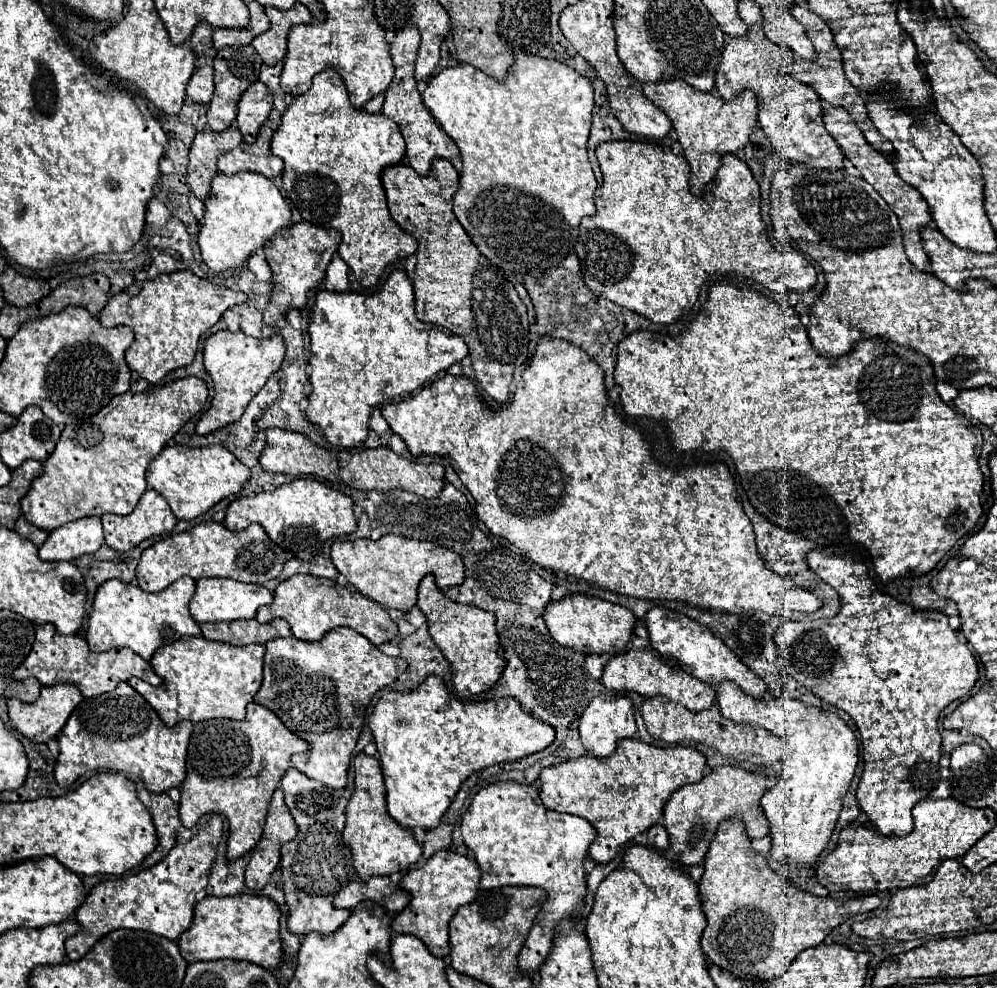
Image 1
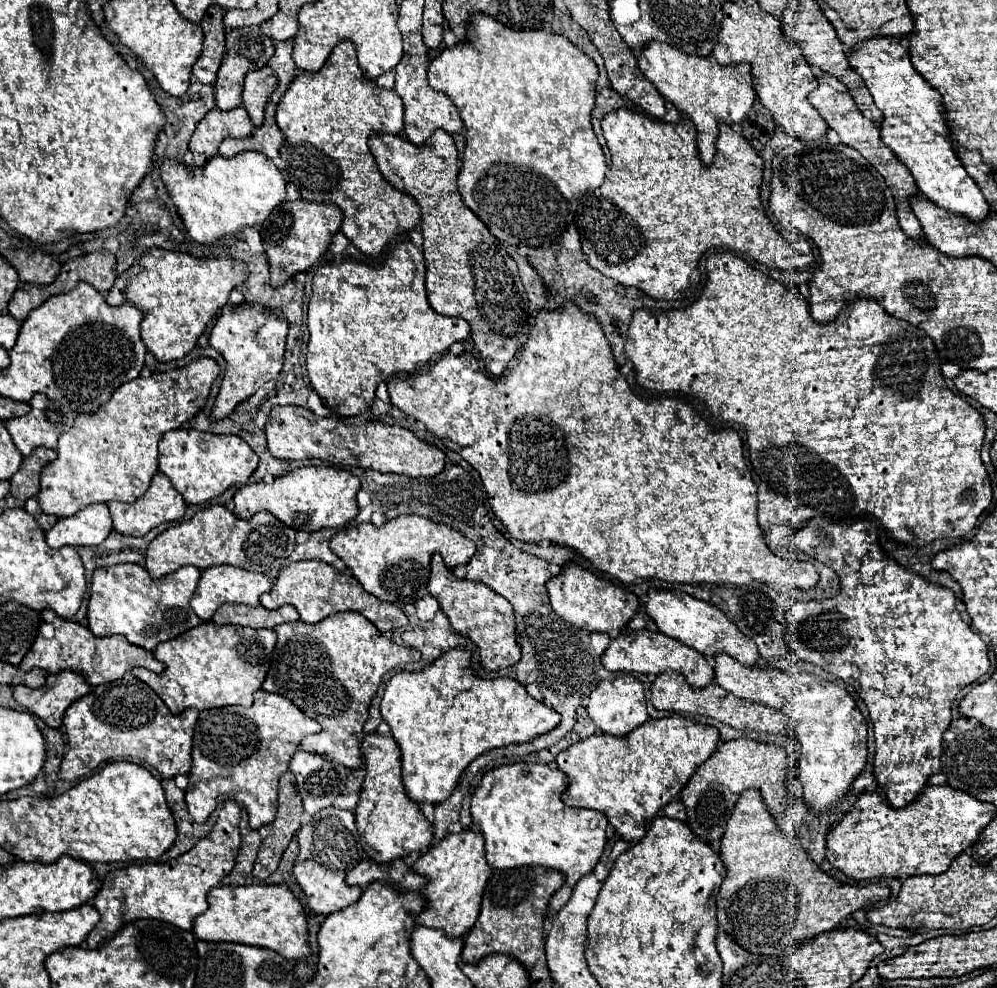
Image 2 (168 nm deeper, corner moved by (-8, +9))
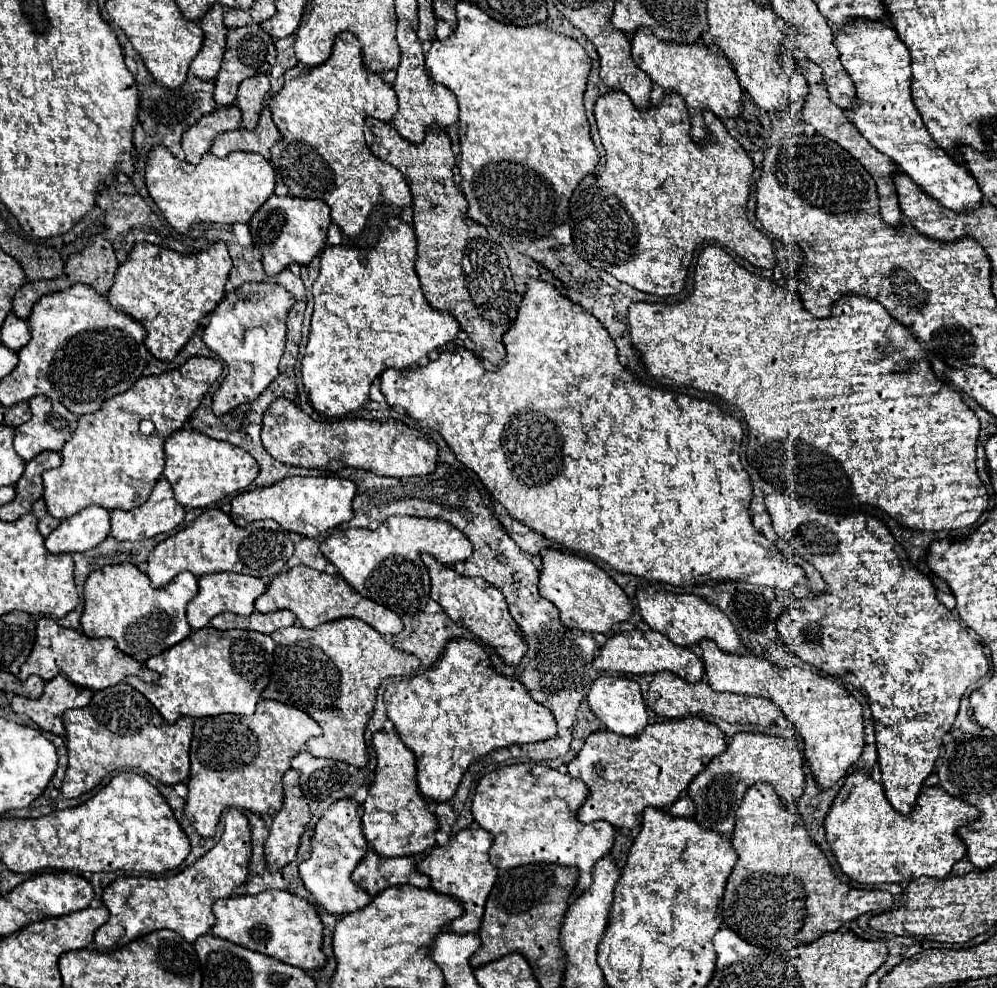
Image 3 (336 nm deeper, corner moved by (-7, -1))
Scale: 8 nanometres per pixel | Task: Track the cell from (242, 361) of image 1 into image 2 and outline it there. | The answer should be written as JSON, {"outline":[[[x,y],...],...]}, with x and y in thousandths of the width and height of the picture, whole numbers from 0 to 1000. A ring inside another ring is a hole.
{"outline":[[[226,309],[218,321],[218,327],[210,339],[210,349],[218,353],[226,363],[226,380],[222,386],[222,396],[214,410],[214,422],[226,424],[234,414],[250,404],[266,386],[276,384],[284,373],[284,357],[288,345],[288,323],[278,321],[276,317],[264,317],[264,311],[258,309]]]}

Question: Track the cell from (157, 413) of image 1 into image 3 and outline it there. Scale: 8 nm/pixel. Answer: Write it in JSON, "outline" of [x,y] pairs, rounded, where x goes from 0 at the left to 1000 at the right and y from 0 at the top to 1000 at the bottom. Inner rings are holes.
{"outline":[[[193,361],[175,376],[138,384],[126,398],[106,404],[96,418],[82,420],[72,444],[62,452],[62,471],[42,481],[44,507],[50,521],[66,525],[90,511],[100,511],[108,517],[130,517],[142,511],[162,481],[166,442],[183,434],[221,380],[221,365]],[[144,424],[156,430],[152,440],[140,438],[138,430]]]}

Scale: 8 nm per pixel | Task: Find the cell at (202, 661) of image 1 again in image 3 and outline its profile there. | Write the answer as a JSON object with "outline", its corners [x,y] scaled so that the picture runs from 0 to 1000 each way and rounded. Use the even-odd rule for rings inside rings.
{"outline":[[[203,635],[193,639],[183,651],[177,651],[146,669],[148,677],[160,681],[156,691],[144,691],[136,685],[128,685],[126,691],[140,699],[169,732],[175,732],[185,724],[253,724],[271,687],[273,661],[275,649],[265,641],[245,637],[219,639],[215,635]]]}

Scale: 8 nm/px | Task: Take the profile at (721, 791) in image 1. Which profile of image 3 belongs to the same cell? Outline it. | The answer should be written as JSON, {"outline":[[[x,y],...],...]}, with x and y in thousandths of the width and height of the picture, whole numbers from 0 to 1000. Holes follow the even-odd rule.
{"outline":[[[756,740],[738,742],[732,748],[730,758],[724,764],[716,766],[708,774],[708,778],[694,788],[690,797],[690,805],[698,813],[696,829],[708,839],[716,839],[724,845],[734,845],[738,833],[738,821],[744,813],[746,801],[762,790],[778,797],[778,803],[788,815],[796,817],[800,813],[800,809],[806,803],[806,766],[796,748]]]}

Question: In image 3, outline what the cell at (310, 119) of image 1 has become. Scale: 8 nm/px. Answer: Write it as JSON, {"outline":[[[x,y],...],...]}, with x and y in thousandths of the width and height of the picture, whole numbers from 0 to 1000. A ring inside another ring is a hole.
{"outline":[[[343,31],[337,35],[333,56],[323,66],[307,70],[295,68],[293,72],[297,74],[287,74],[285,88],[269,100],[273,120],[283,135],[283,141],[273,149],[273,165],[275,171],[283,177],[291,195],[303,201],[323,201],[331,210],[333,224],[349,240],[359,240],[363,236],[369,220],[381,205],[387,205],[389,210],[397,212],[413,207],[411,189],[405,177],[395,167],[379,161],[365,143],[363,122],[367,118],[391,122],[395,118],[399,102],[393,86],[385,84],[379,74],[371,72],[363,64],[361,41],[351,31]]]}

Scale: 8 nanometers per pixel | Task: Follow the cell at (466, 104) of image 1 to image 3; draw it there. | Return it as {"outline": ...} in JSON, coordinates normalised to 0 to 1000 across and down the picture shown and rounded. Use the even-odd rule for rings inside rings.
{"outline":[[[459,1],[459,23],[447,41],[433,41],[427,54],[427,72],[459,98],[461,177],[469,216],[481,228],[510,242],[540,242],[552,238],[568,222],[570,203],[586,177],[596,175],[600,153],[592,139],[584,96],[590,84],[592,58],[586,48],[568,35],[542,25],[508,25],[489,17],[471,1]]]}

